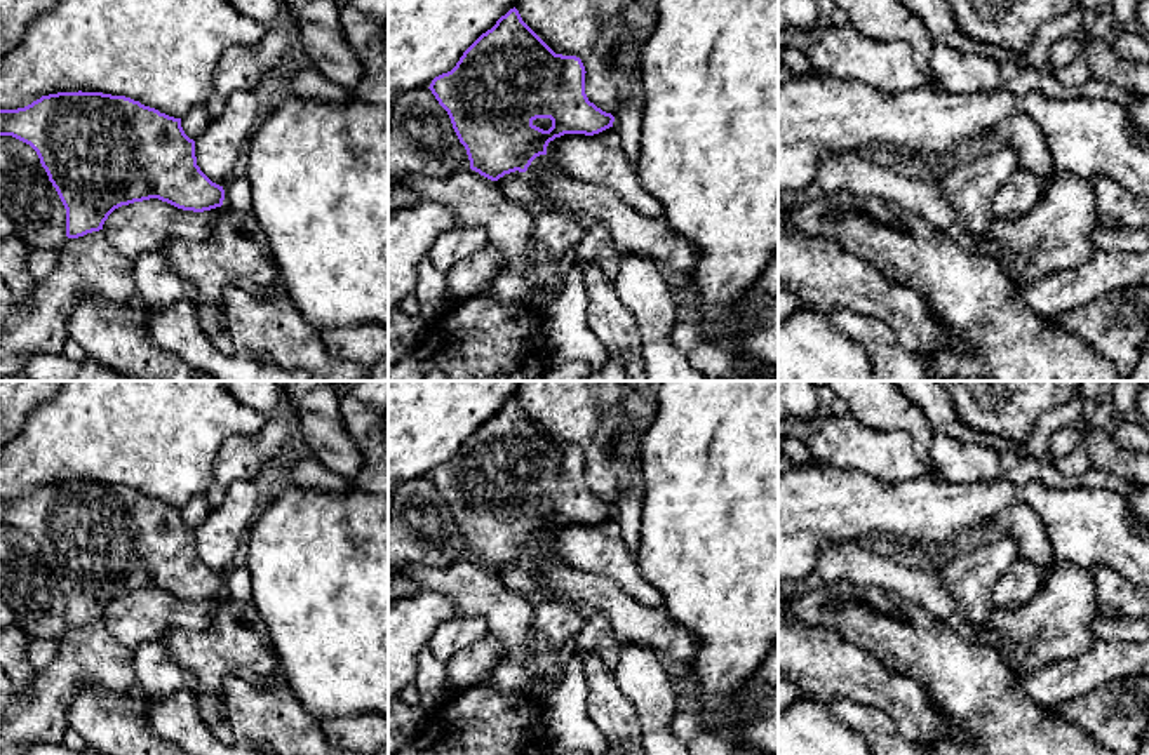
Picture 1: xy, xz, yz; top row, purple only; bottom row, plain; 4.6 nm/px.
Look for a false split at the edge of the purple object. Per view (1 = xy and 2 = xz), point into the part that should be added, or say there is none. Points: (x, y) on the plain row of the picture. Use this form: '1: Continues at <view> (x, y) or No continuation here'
1: No continuation here
2: No continuation here

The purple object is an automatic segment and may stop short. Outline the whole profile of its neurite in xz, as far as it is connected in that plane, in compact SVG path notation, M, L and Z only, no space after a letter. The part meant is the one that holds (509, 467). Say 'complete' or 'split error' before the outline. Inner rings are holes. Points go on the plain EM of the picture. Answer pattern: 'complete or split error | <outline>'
complete | M514 397L463 442L451 461L435 466L428 478L447 501L470 558L498 571L515 560L526 562L536 546L547 545L555 527L594 525L613 517L615 506L588 491L585 463L580 447L555 444Z

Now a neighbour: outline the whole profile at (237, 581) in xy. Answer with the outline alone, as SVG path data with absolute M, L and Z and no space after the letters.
M245 565L232 567L225 576L223 595L237 602L252 600L252 583L251 574Z

